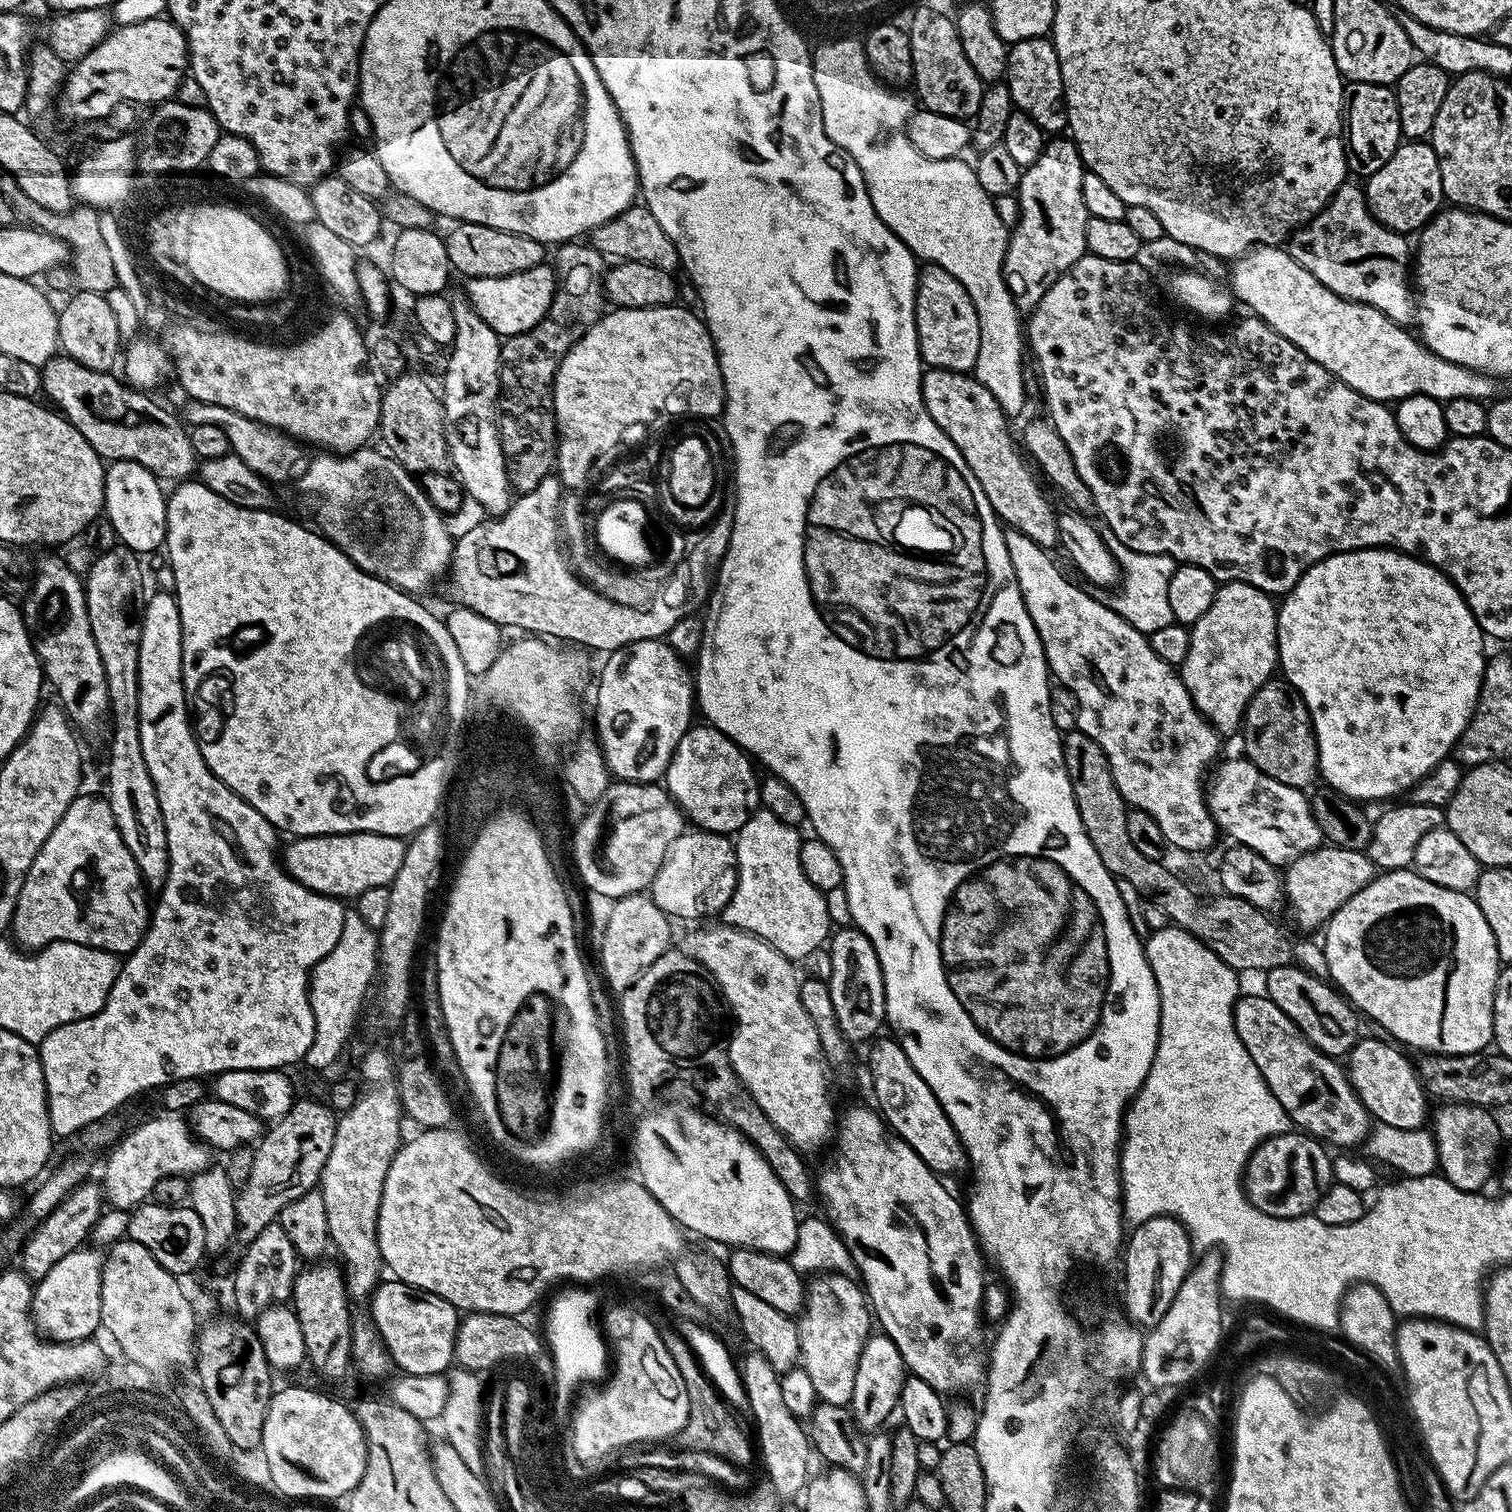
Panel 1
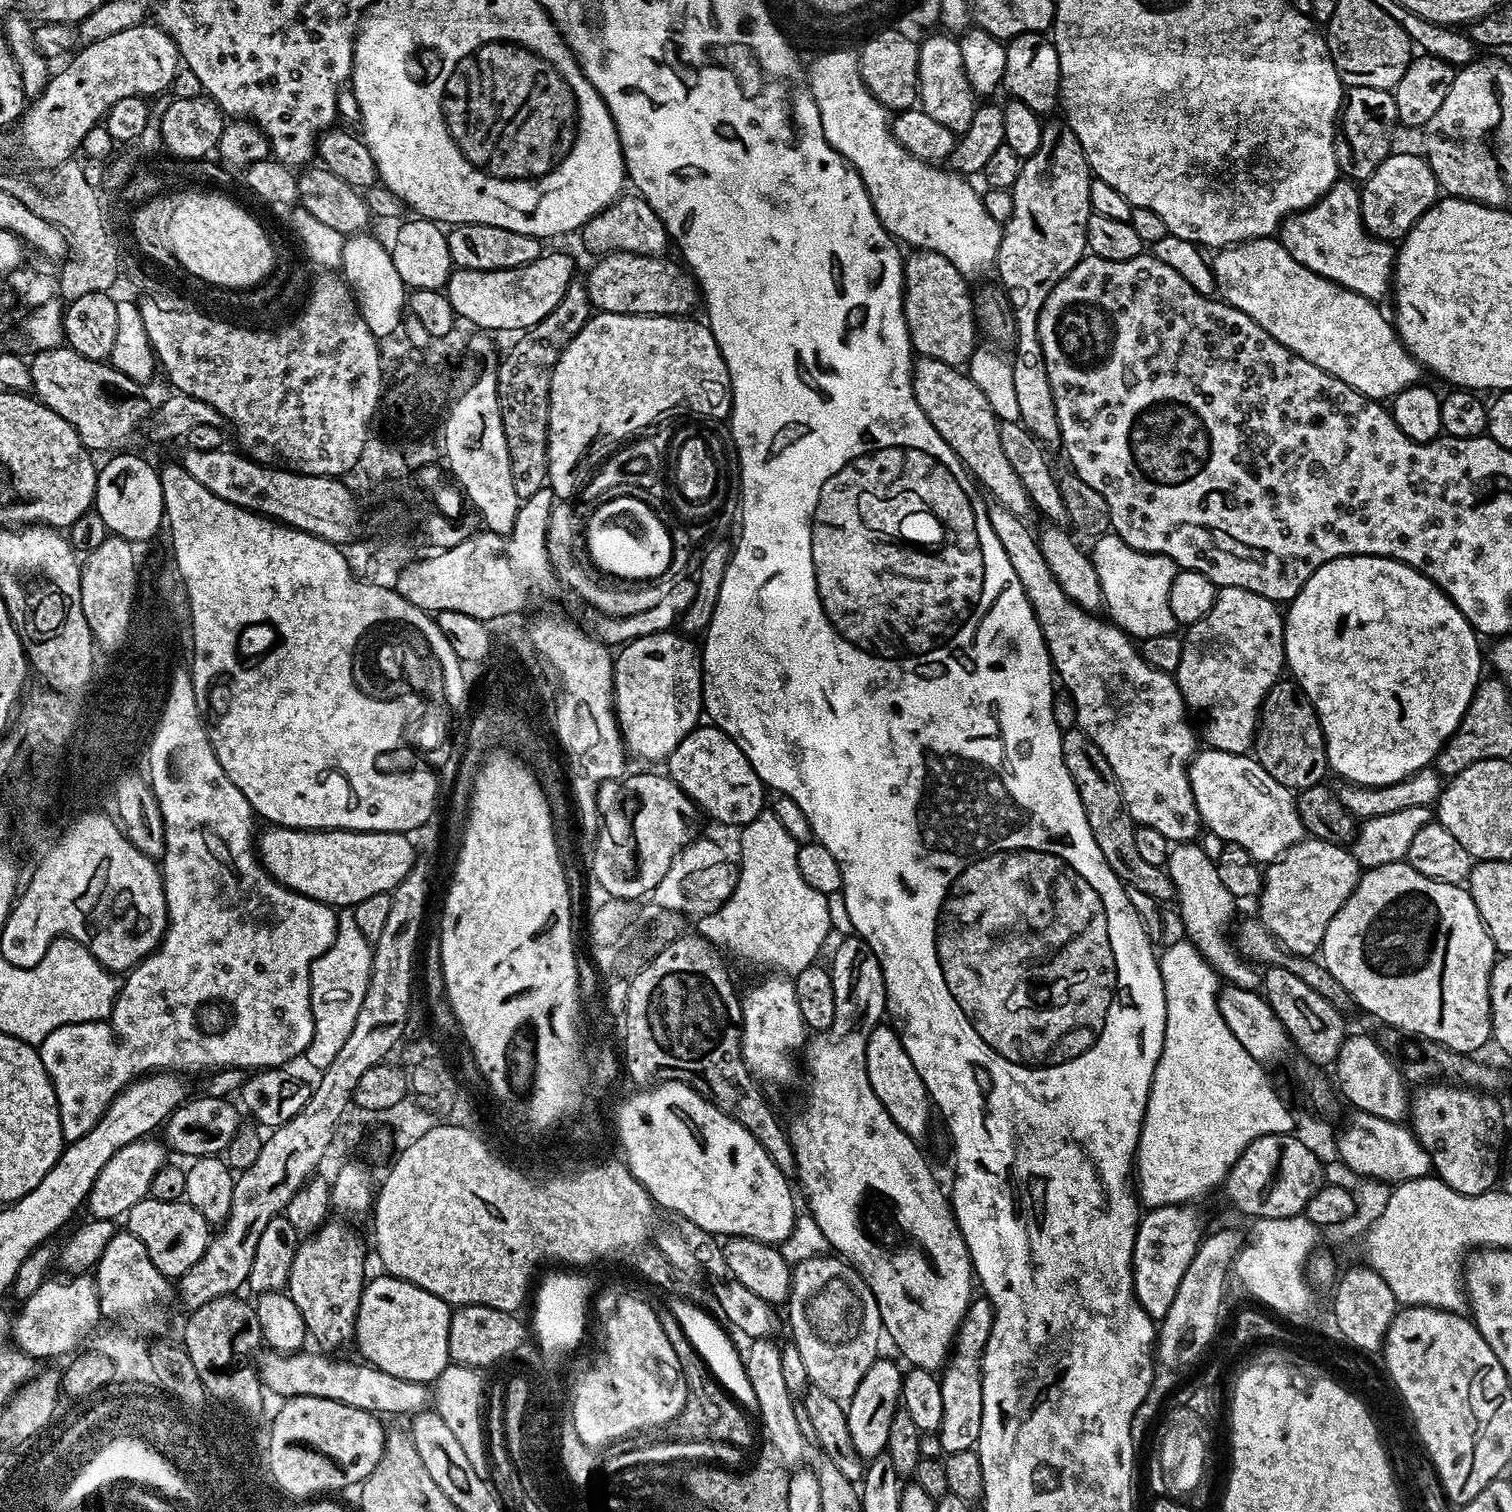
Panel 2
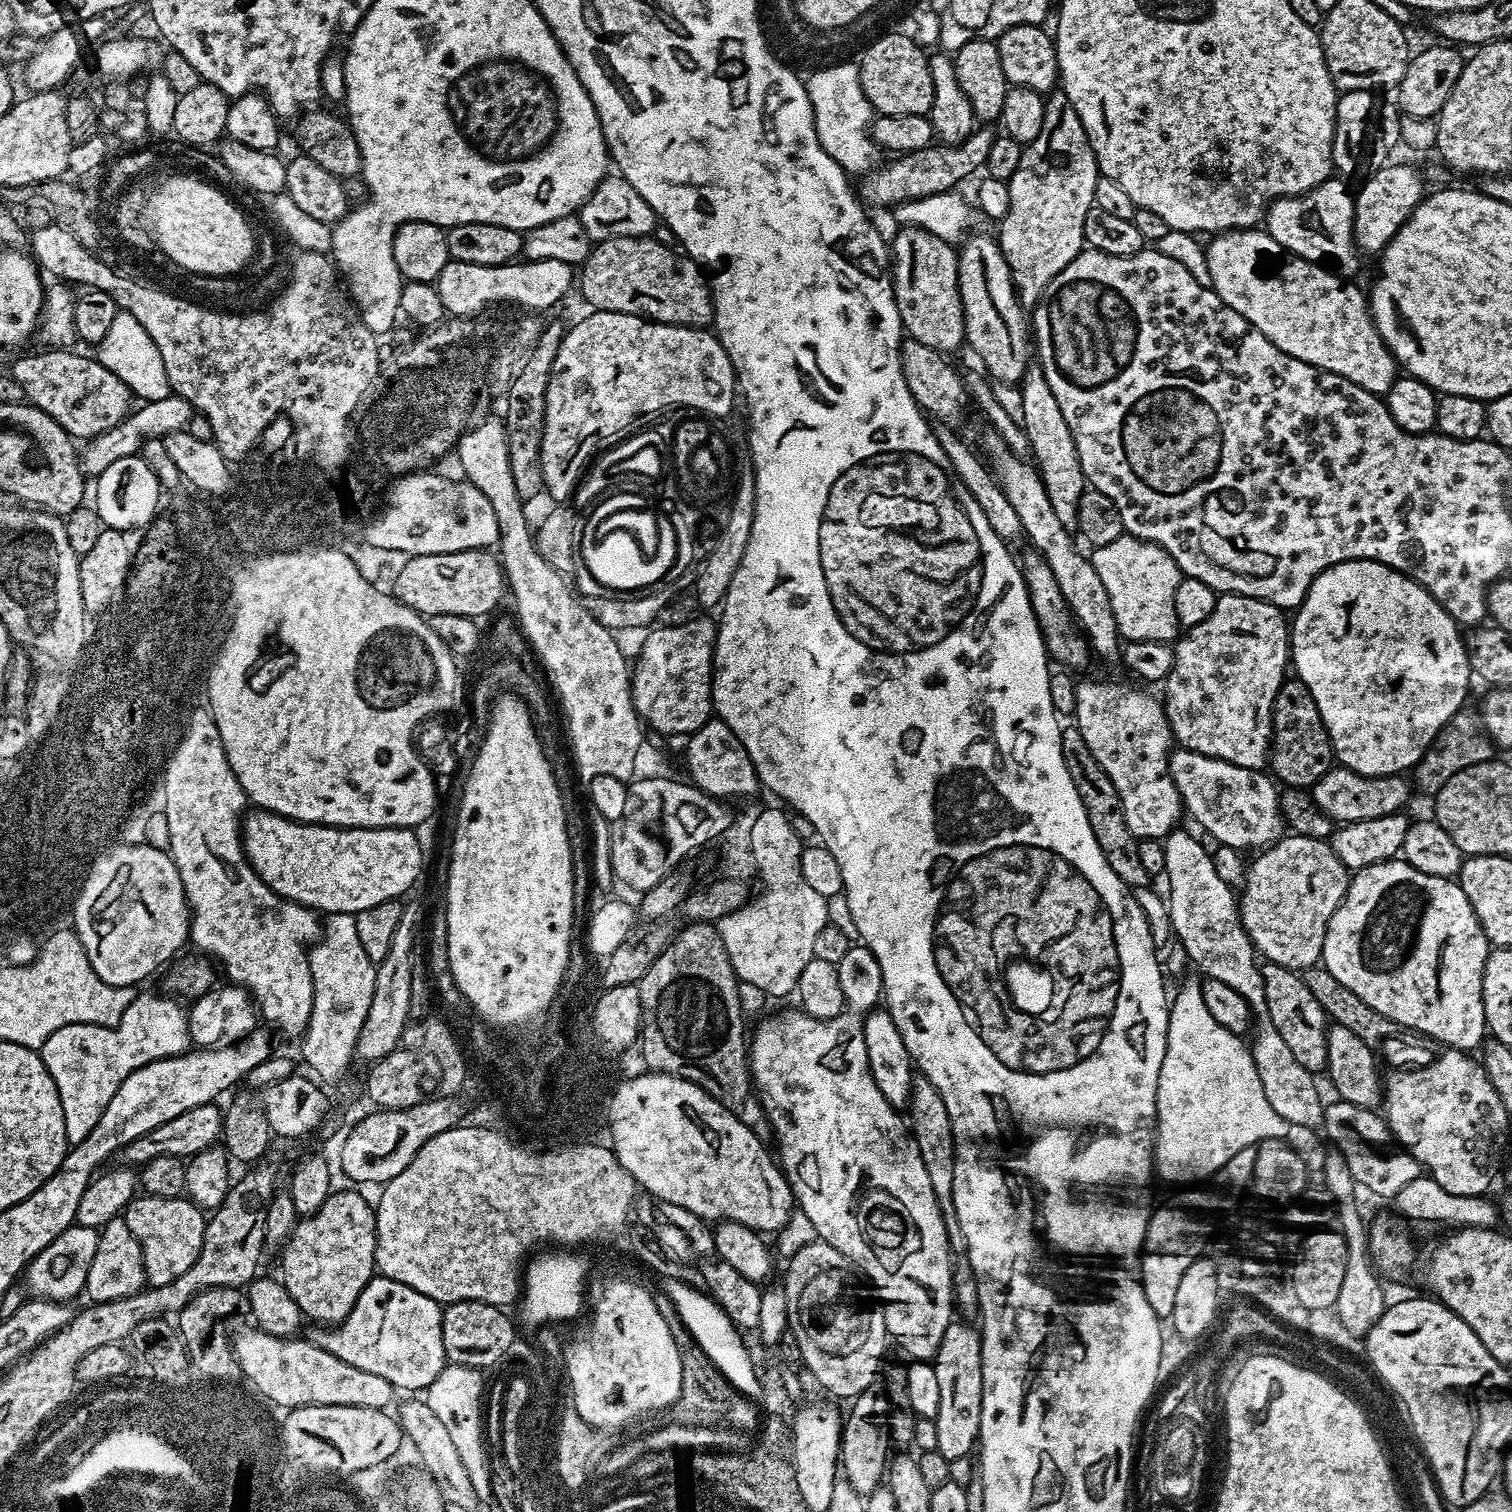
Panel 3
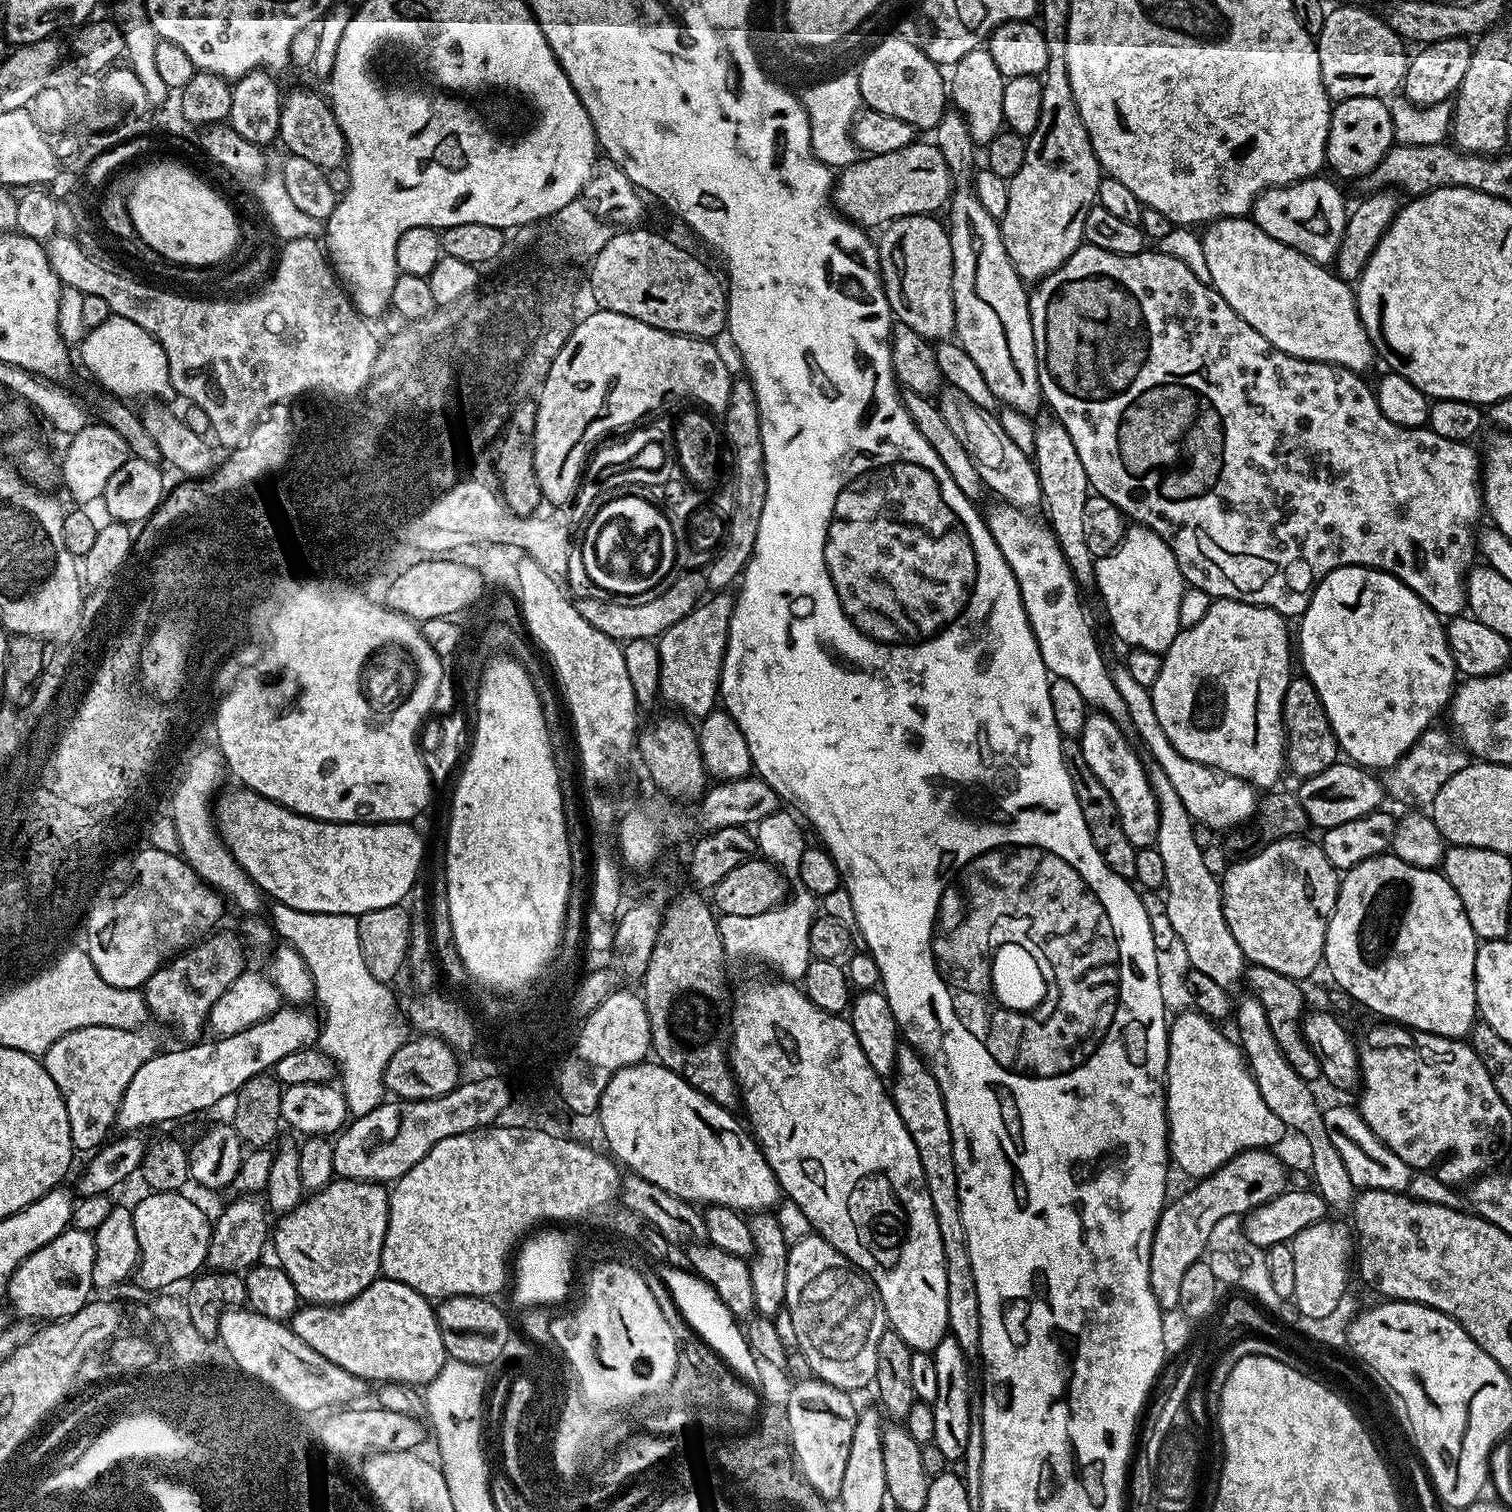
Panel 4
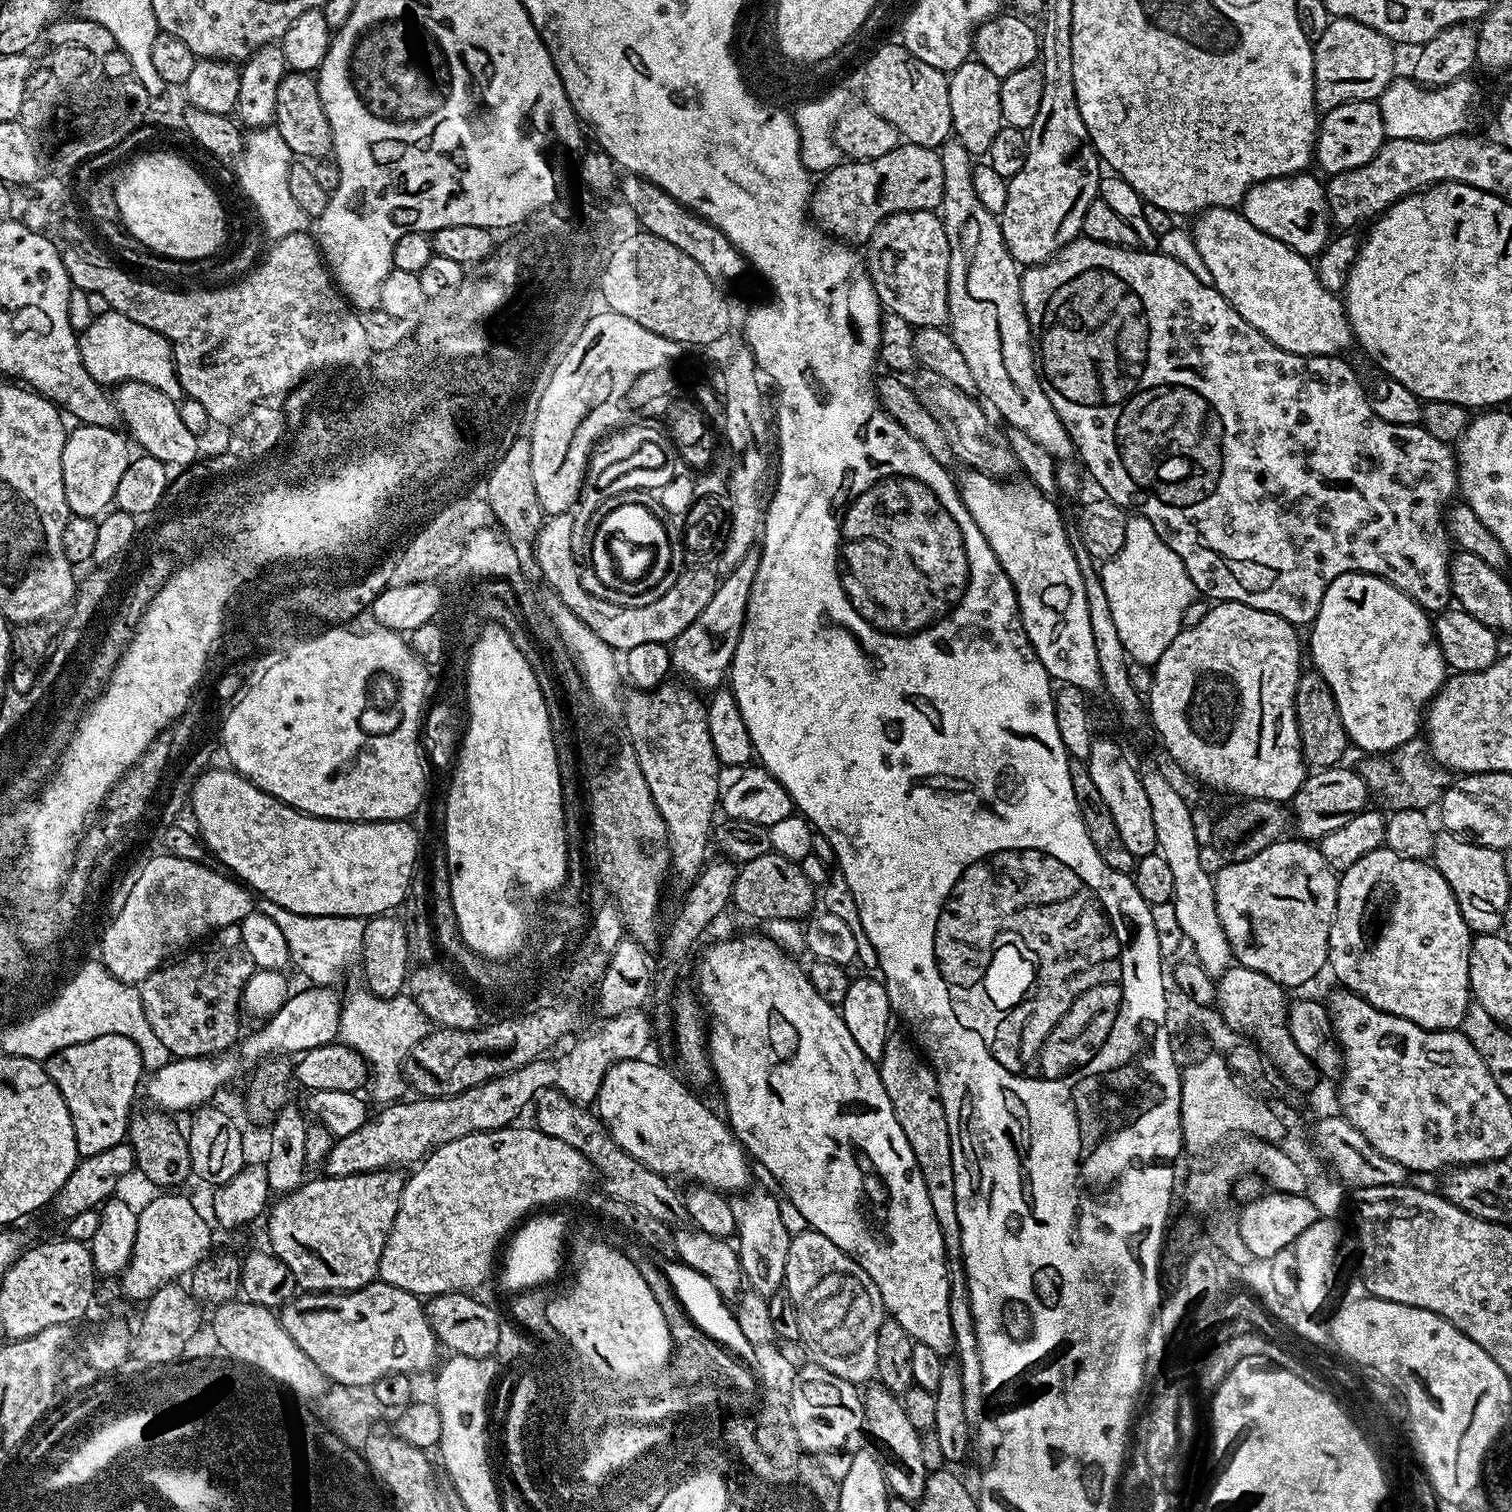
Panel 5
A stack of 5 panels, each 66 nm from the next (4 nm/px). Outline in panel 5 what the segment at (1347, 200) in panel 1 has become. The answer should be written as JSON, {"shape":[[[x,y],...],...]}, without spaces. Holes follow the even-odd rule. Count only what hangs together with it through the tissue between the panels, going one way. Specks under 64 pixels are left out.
{"shape":[[[1307,171],[1297,172],[1295,176],[1270,178],[1261,184],[1253,184],[1244,196],[1242,214],[1250,226],[1278,238],[1286,247],[1299,256],[1315,258],[1328,245],[1334,232],[1332,211],[1328,205],[1328,194],[1321,177],[1308,176]]]}

